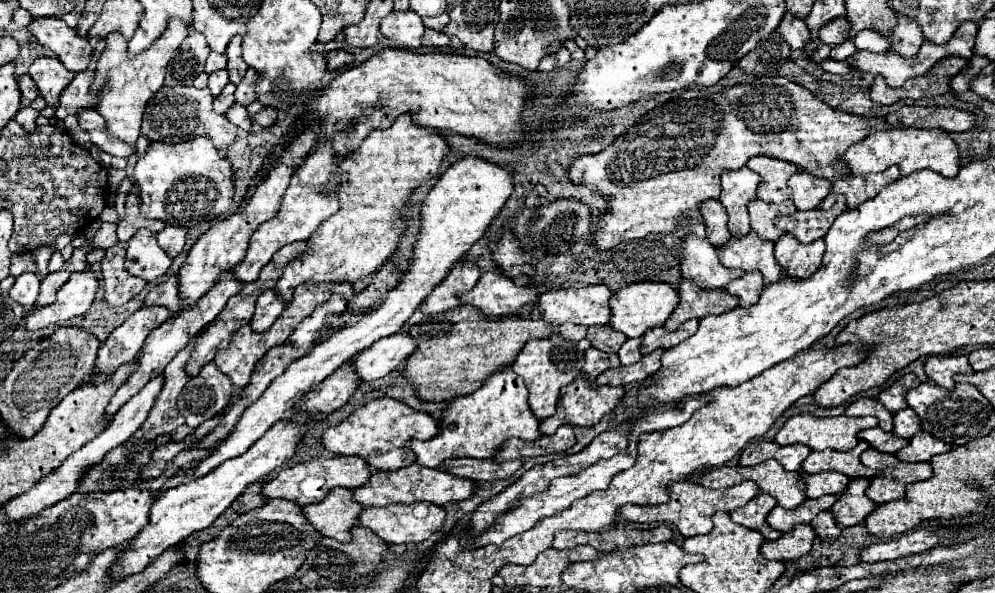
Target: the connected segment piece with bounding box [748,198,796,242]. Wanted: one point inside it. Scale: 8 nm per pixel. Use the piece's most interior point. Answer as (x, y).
(762, 214)

